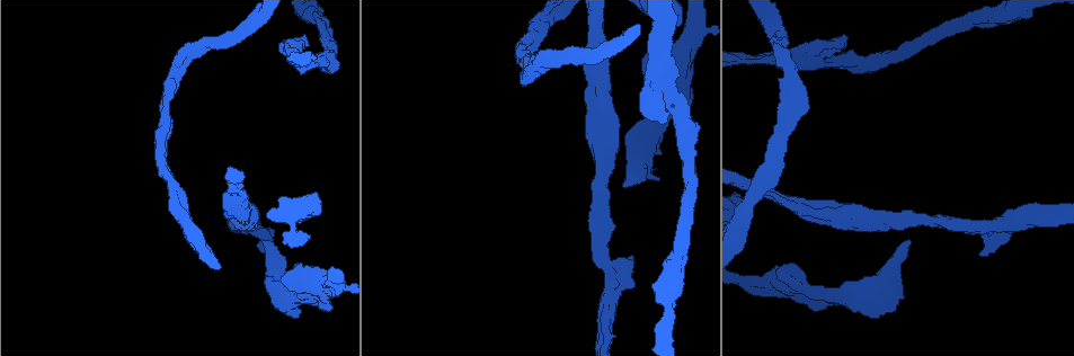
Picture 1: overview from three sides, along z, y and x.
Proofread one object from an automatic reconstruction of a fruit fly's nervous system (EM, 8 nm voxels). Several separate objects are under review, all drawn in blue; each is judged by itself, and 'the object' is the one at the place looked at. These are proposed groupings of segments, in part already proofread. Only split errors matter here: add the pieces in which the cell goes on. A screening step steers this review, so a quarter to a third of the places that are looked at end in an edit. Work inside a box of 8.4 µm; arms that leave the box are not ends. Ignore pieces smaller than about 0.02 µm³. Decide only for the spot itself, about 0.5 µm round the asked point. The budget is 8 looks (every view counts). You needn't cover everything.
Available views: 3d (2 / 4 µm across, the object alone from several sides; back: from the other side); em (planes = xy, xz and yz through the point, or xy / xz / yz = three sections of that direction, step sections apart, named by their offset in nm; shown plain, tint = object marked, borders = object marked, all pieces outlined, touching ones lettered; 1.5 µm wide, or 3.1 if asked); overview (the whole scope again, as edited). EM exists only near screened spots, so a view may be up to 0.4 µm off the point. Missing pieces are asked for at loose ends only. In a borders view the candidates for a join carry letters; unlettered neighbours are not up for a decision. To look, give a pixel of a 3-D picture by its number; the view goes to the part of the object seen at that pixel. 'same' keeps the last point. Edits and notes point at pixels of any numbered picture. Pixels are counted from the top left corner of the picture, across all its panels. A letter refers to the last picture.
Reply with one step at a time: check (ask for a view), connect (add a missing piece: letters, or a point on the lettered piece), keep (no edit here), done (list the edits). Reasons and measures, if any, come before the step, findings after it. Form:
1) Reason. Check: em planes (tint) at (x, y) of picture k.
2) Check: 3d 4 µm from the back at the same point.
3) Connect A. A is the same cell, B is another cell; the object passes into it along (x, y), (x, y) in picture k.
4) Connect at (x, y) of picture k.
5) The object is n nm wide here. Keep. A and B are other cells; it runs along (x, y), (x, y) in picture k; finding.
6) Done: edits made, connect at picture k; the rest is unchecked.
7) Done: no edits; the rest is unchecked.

An open end. Check: em planes (plain) at (845, 38) of picture 1.

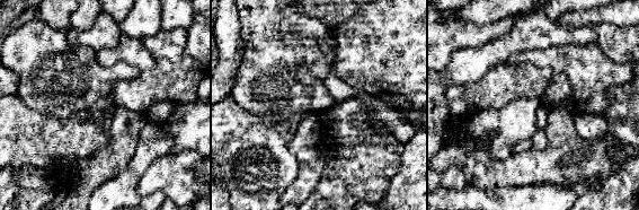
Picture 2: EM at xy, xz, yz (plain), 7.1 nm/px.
Check: em planes (borders) at the same point.

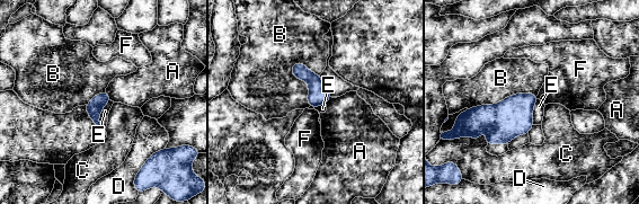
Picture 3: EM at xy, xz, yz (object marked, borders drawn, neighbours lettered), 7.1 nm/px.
Keep. A, B, C, D, E and F are other cells; a border runs along (111, 100), (99, 116), (104, 129) in picture 3; none of them fits.

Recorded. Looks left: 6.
Free end. Check: em planes (borders) at (909, 245) of picture 1.

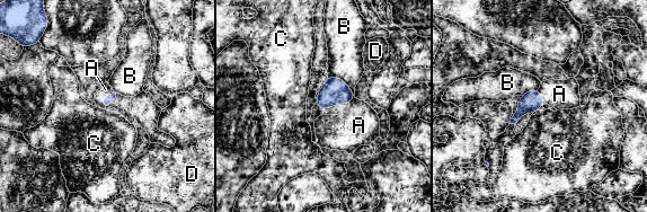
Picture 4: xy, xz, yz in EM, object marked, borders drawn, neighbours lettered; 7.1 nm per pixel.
Connect A. A is the same cell, B, C and D are other cells; it goes on there.

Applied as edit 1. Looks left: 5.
Done: edits made, connect at picture 4; the rest is unchecked.

